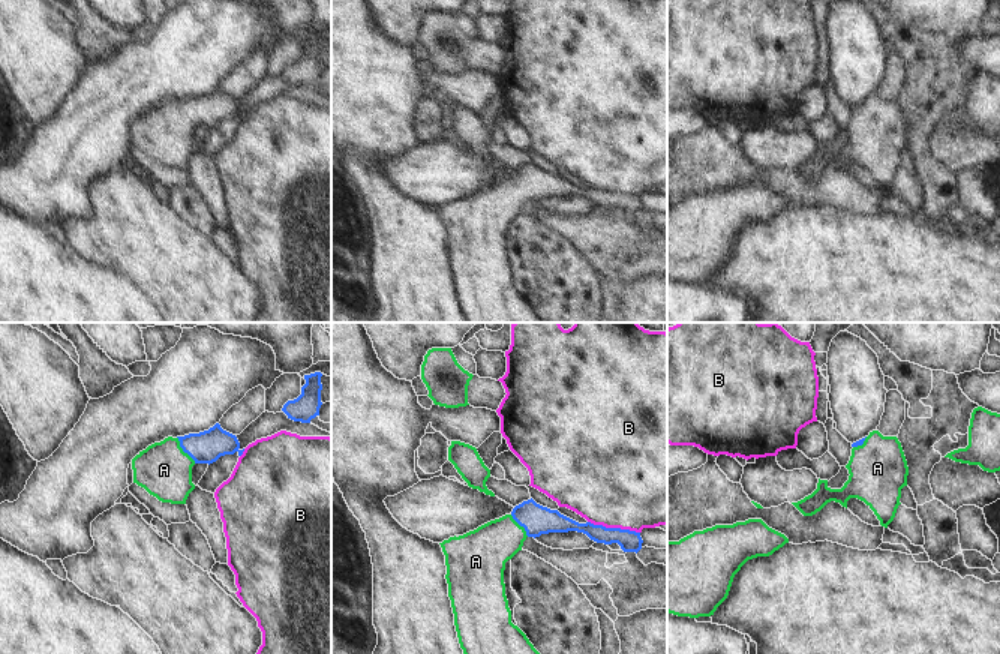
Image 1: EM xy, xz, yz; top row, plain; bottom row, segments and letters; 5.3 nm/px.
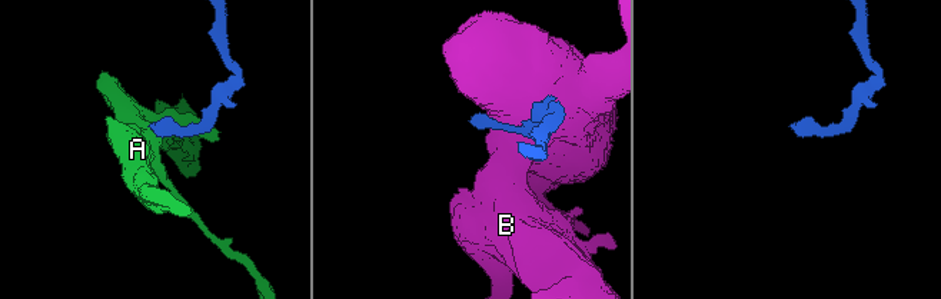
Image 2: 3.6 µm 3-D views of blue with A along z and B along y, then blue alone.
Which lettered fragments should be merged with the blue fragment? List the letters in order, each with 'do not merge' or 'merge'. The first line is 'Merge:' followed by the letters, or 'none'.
Merge: A
A: merge
B: do not merge

